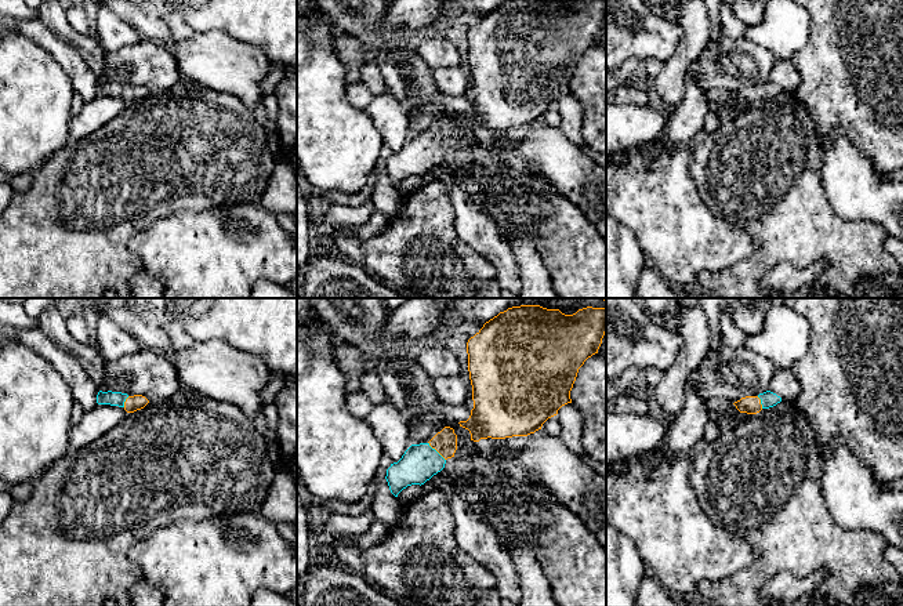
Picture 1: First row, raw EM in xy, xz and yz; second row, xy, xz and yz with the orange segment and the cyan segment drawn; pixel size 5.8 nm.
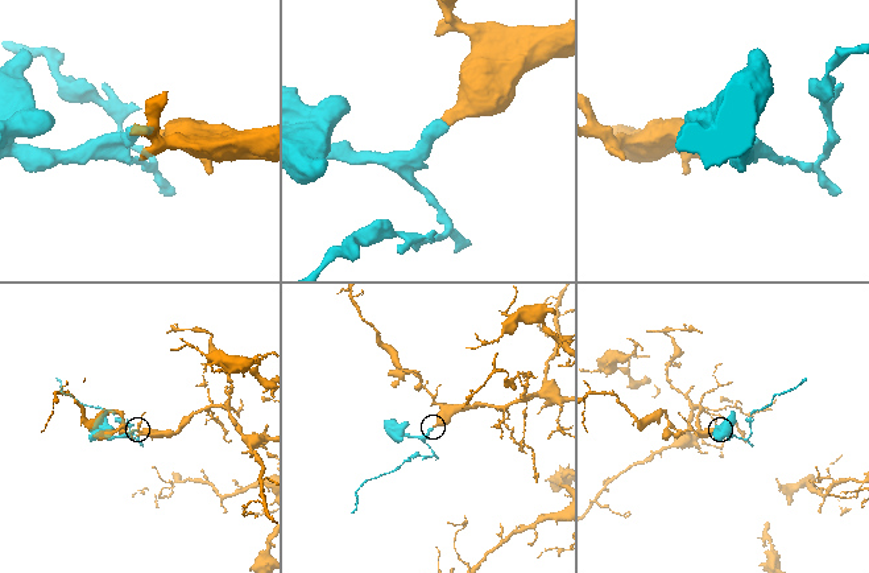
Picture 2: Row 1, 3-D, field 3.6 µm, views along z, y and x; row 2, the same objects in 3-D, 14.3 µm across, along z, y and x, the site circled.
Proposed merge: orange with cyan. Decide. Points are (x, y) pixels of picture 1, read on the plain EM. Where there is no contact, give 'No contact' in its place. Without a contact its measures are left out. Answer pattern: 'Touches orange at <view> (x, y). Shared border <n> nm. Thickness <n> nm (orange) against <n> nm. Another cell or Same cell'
Touches orange at xz (437, 141). Shared border 150 nm. Thickness 140 nm (orange) against 220 nm. Same cell

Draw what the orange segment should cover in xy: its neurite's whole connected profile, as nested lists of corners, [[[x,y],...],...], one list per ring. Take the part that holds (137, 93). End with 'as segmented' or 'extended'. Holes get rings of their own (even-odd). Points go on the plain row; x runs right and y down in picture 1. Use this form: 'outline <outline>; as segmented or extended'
outline [[[99,81],[97,86],[97,94],[119,97],[123,98],[127,104],[134,104],[144,99],[149,94],[149,91],[142,86],[128,87],[127,84],[122,83]]]; extended

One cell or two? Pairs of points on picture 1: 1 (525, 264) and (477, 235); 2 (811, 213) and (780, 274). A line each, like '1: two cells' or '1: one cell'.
1: two cells
2: two cells

